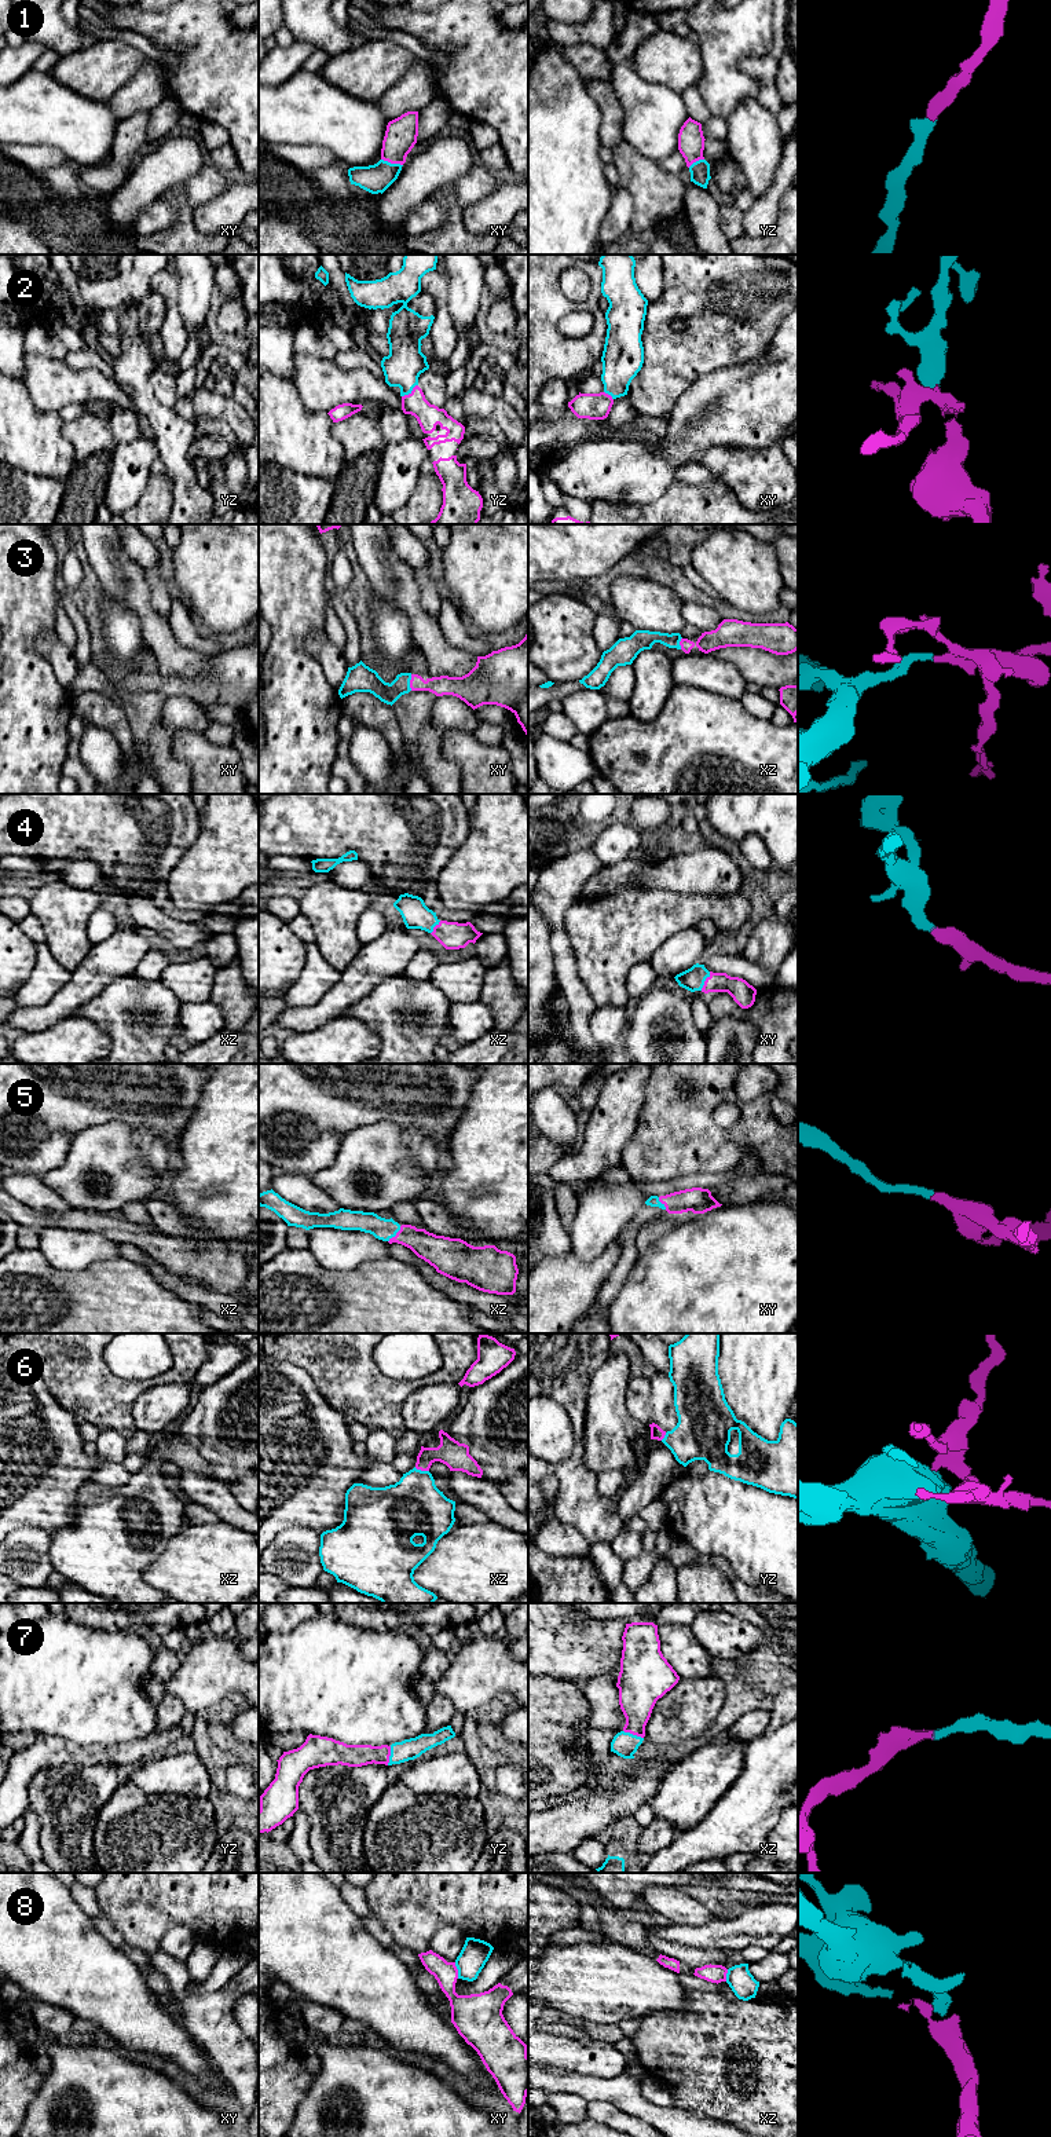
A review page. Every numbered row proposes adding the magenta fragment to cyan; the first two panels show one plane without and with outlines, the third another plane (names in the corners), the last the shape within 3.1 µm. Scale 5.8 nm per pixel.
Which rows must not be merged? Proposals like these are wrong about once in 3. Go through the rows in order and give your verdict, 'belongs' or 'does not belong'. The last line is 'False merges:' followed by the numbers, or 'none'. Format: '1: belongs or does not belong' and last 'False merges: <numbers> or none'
1: belongs
2: belongs
3: belongs
4: belongs
5: belongs
6: belongs
7: belongs
8: does not belong
False merges: 8

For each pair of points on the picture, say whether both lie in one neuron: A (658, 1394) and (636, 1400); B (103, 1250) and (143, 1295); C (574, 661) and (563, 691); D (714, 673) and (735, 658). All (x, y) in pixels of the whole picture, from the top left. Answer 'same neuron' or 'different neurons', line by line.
A: different neurons
B: different neurons
C: different neurons
D: different neurons

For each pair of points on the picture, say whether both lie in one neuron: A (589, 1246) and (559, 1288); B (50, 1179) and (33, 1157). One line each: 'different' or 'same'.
A: different
B: different

